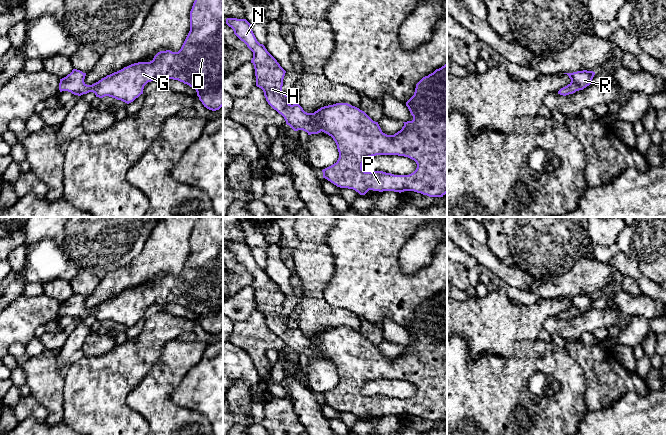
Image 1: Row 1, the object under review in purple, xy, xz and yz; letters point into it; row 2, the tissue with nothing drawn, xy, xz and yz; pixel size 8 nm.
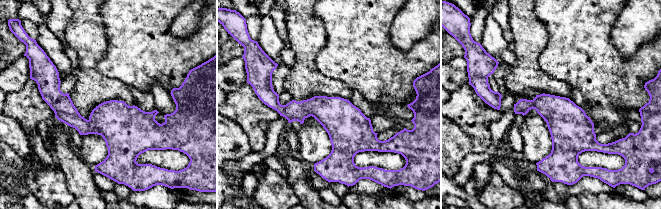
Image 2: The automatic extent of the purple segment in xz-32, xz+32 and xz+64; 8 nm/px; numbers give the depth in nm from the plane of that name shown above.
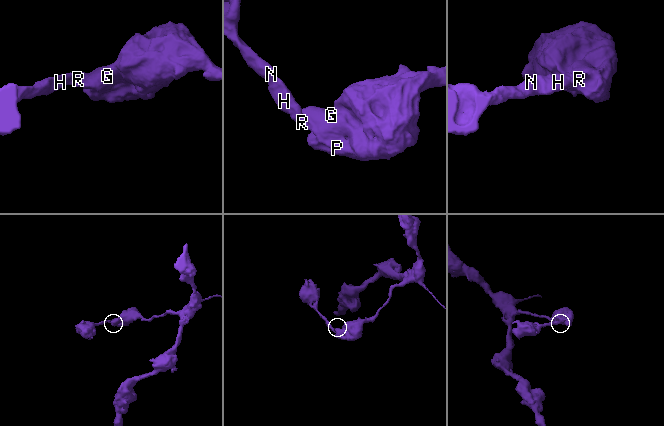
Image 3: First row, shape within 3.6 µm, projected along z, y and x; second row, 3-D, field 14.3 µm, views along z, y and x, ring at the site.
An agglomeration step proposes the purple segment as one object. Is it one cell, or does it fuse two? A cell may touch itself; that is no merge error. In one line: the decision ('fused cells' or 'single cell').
single cell

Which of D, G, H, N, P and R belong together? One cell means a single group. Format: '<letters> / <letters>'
D G H N P R

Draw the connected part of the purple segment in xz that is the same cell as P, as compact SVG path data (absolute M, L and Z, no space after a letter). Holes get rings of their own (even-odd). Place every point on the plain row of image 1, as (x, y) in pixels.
M227 242L226 248L231 251L234 258L243 265L253 276L251 287L254 289L256 310L261 312L268 328L281 338L286 348L294 355L303 354L311 358L318 358L321 355L333 362L337 369L339 382L336 387L322 394L323 402L327 403L340 412L353 413L360 419L365 419L369 414L373 415L414 415L429 421L443 421L447 417L447 287L433 297L423 301L415 312L414 319L406 326L412 345L403 346L404 350L394 359L387 359L382 356L378 346L373 345L364 335L348 327L336 327L321 331L314 337L307 337L297 327L289 327L289 319L282 315L283 303L286 295L280 290L277 284L267 275L263 268L260 268L246 243ZM376 379L398 379L408 381L417 388L416 394L409 399L394 399L383 395L365 396L362 388L365 383Z

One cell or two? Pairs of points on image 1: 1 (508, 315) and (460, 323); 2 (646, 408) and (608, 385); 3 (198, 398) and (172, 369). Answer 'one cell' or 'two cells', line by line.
1: one cell
2: two cells
3: two cells

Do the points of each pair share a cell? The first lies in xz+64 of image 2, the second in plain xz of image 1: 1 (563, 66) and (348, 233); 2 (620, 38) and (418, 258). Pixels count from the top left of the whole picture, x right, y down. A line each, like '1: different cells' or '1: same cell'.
1: same cell
2: same cell

